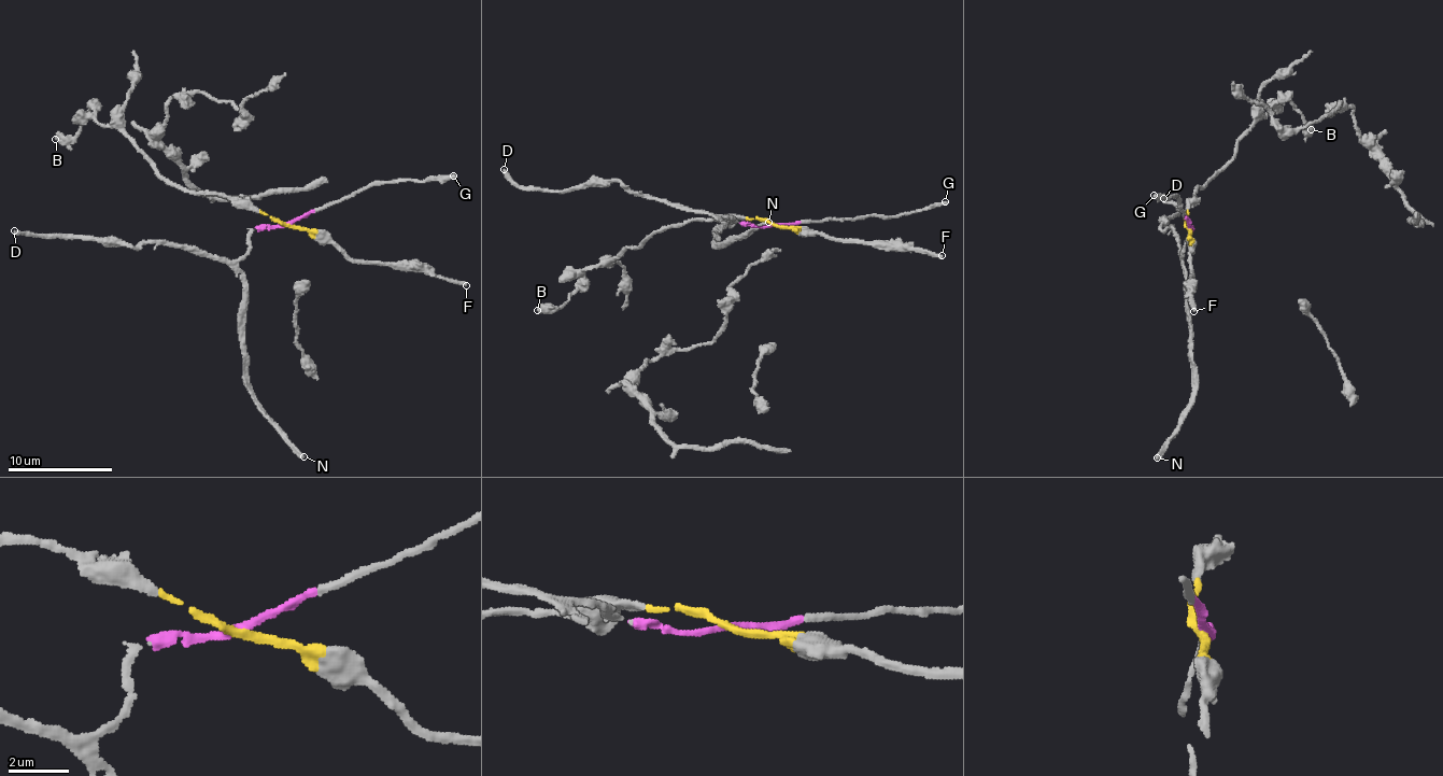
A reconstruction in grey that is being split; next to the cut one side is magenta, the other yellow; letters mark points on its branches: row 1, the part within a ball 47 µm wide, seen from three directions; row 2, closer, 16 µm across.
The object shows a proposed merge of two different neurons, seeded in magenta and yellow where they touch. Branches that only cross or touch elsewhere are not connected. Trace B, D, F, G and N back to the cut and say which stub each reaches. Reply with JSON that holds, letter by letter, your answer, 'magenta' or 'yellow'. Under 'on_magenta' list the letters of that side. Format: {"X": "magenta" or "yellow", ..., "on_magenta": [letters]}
{"B": "yellow", "D": "magenta", "F": "yellow", "G": "magenta", "N": "magenta", "on_magenta": ["D", "G", "N"]}

